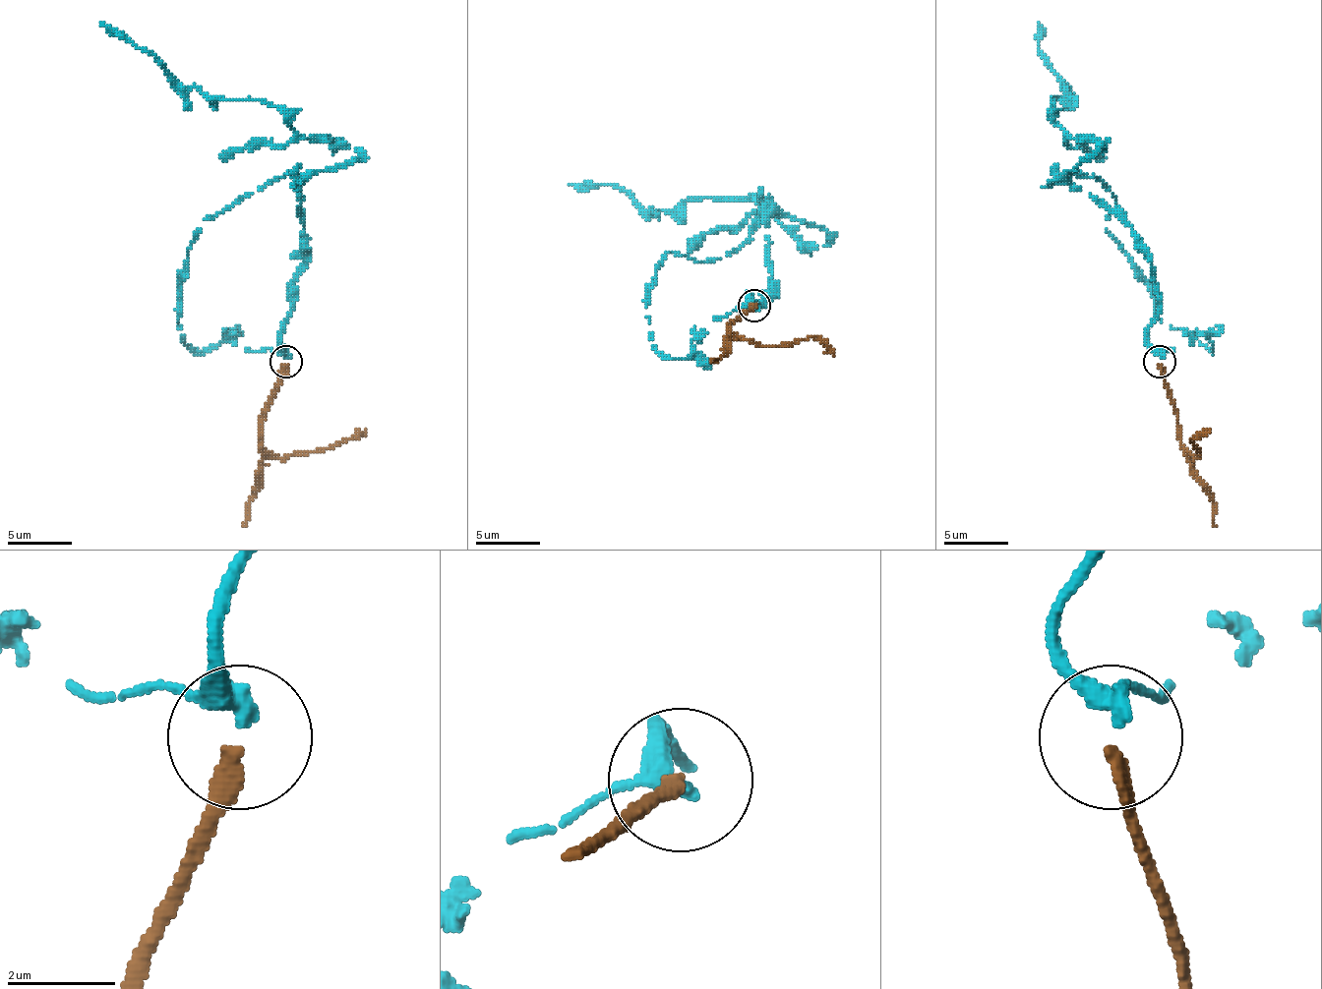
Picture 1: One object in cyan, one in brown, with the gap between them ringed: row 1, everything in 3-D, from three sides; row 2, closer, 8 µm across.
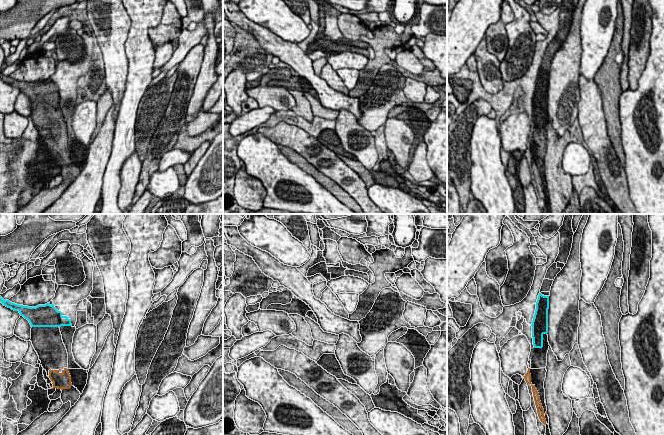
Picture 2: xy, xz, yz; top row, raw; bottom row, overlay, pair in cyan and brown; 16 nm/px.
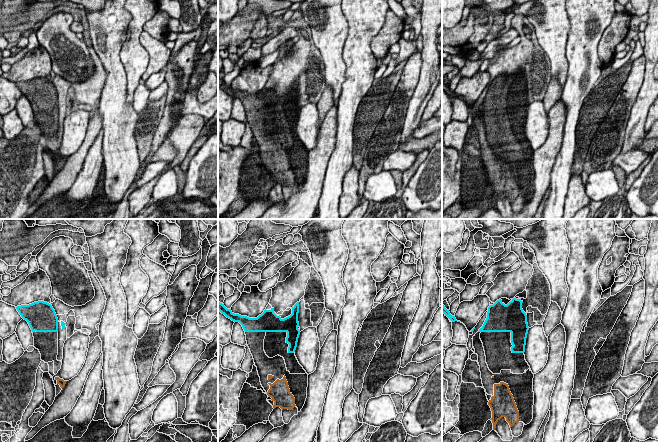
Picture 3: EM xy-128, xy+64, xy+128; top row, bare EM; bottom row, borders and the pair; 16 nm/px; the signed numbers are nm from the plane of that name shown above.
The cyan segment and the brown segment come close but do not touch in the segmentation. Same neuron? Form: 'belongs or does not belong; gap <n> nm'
belongs; gap 340 nm

